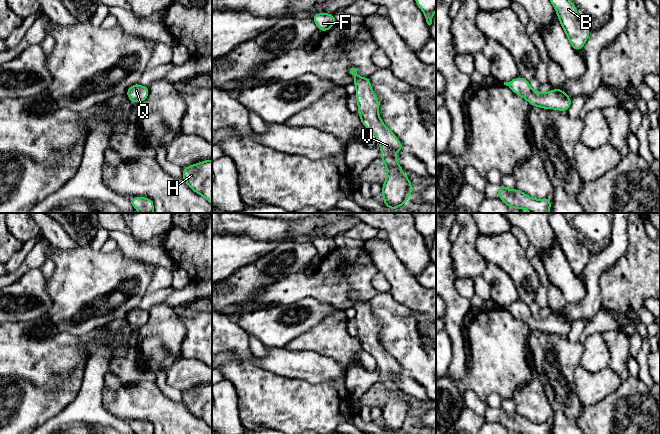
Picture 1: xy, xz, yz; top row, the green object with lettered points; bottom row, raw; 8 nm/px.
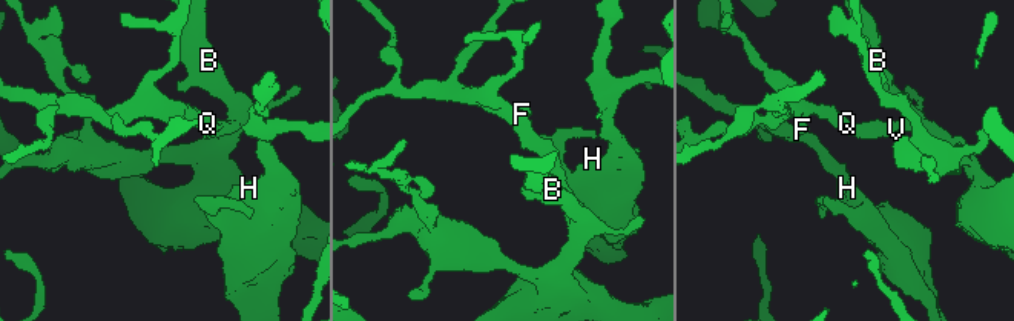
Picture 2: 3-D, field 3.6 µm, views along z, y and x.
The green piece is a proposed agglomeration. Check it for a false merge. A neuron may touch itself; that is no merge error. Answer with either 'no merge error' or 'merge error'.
no merge error

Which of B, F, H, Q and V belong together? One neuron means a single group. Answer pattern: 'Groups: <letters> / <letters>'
Groups: B F H Q V

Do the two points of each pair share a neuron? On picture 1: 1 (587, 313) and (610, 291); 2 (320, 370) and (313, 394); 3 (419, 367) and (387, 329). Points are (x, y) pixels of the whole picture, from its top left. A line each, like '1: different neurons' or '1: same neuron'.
1: different neurons
2: different neurons
3: same neuron

